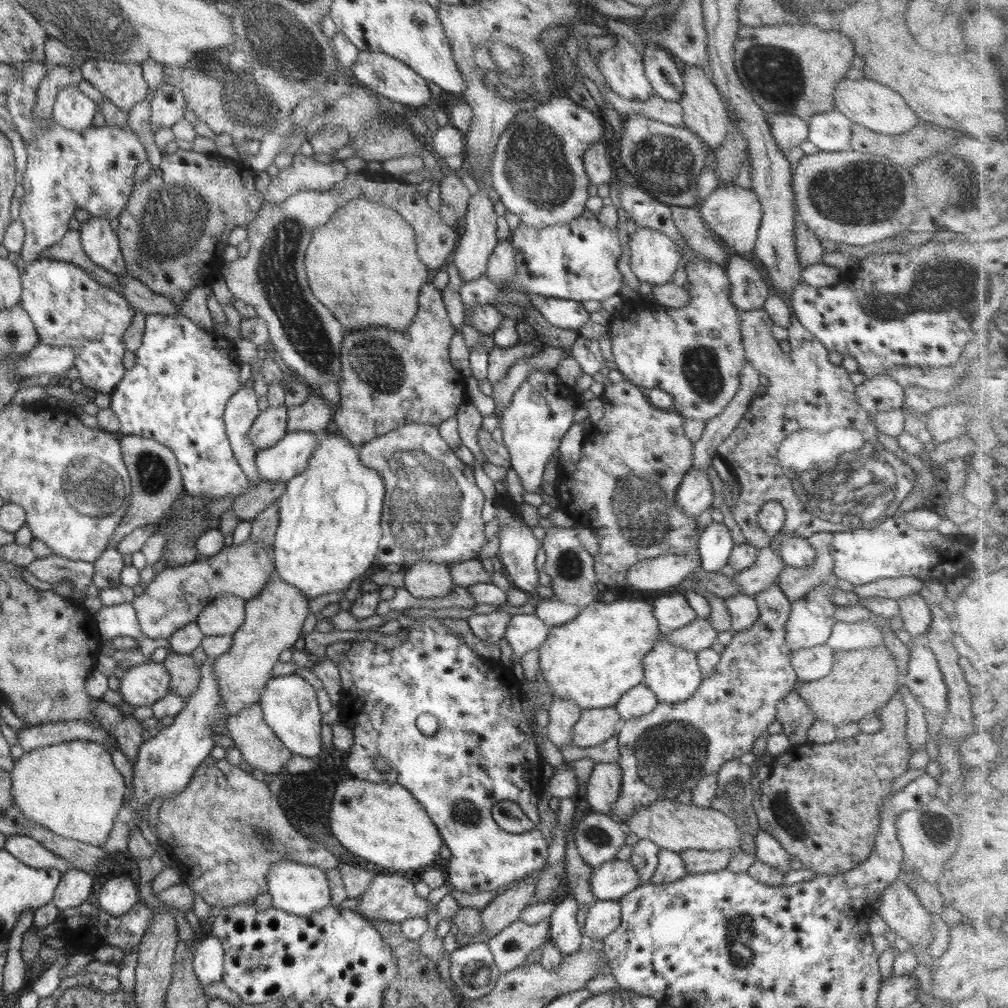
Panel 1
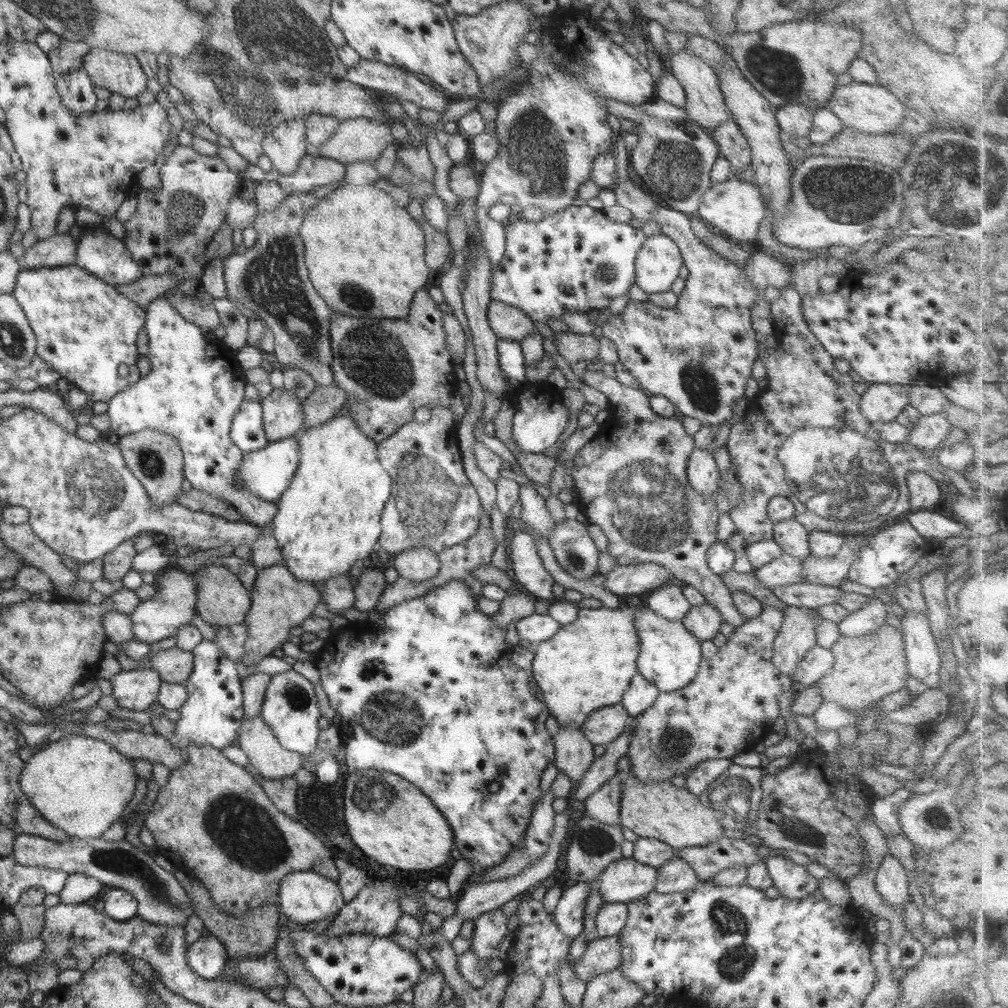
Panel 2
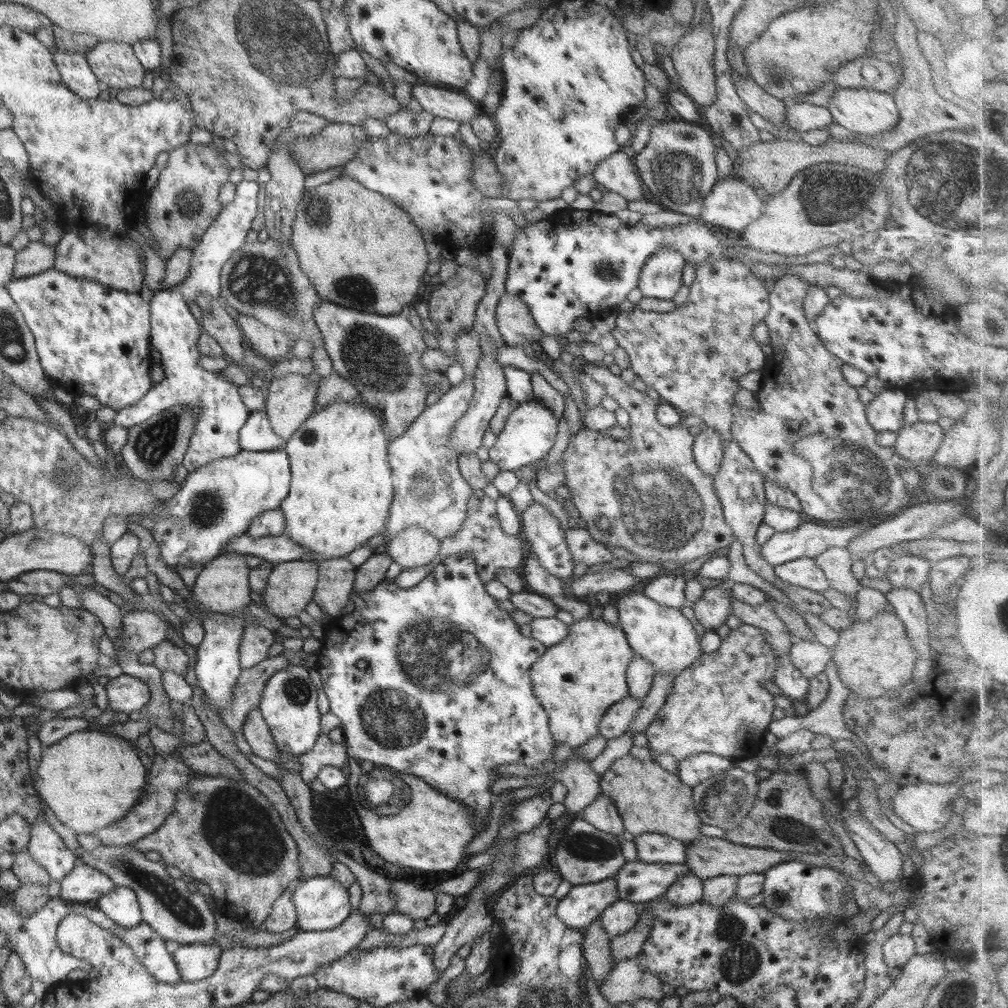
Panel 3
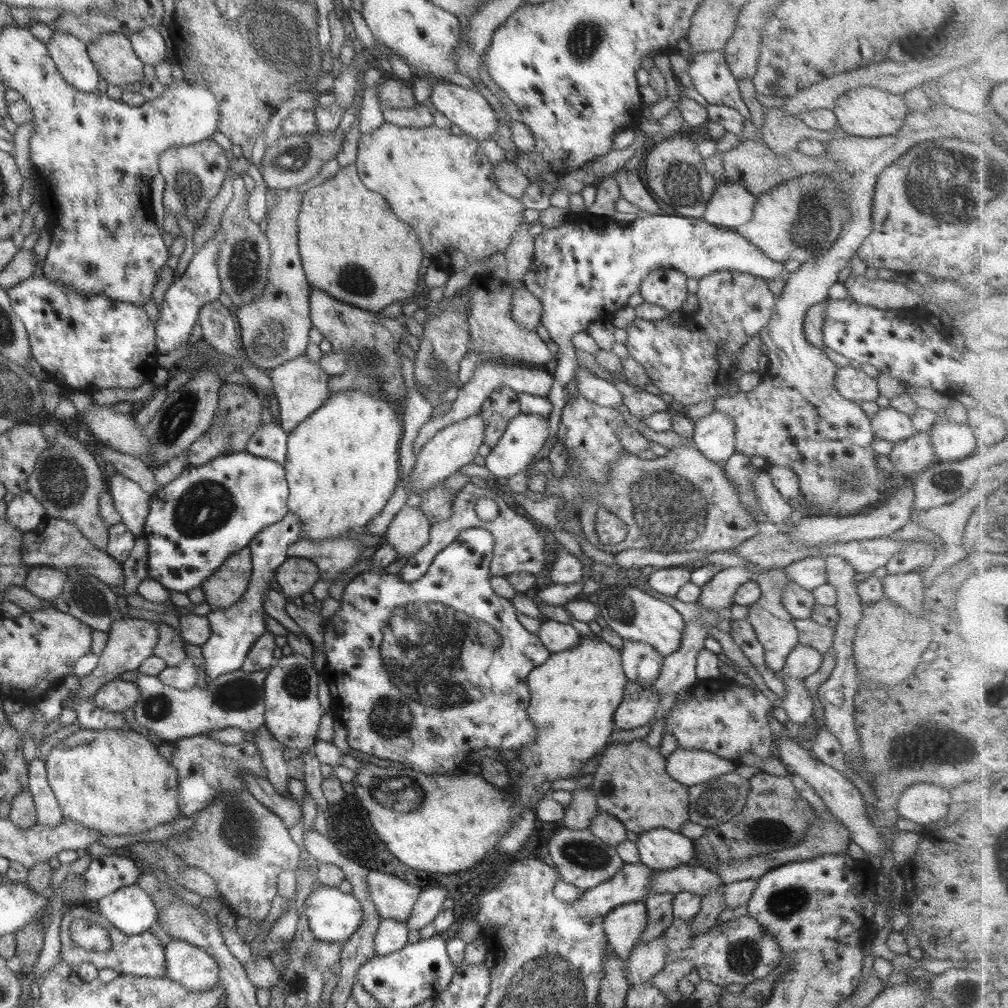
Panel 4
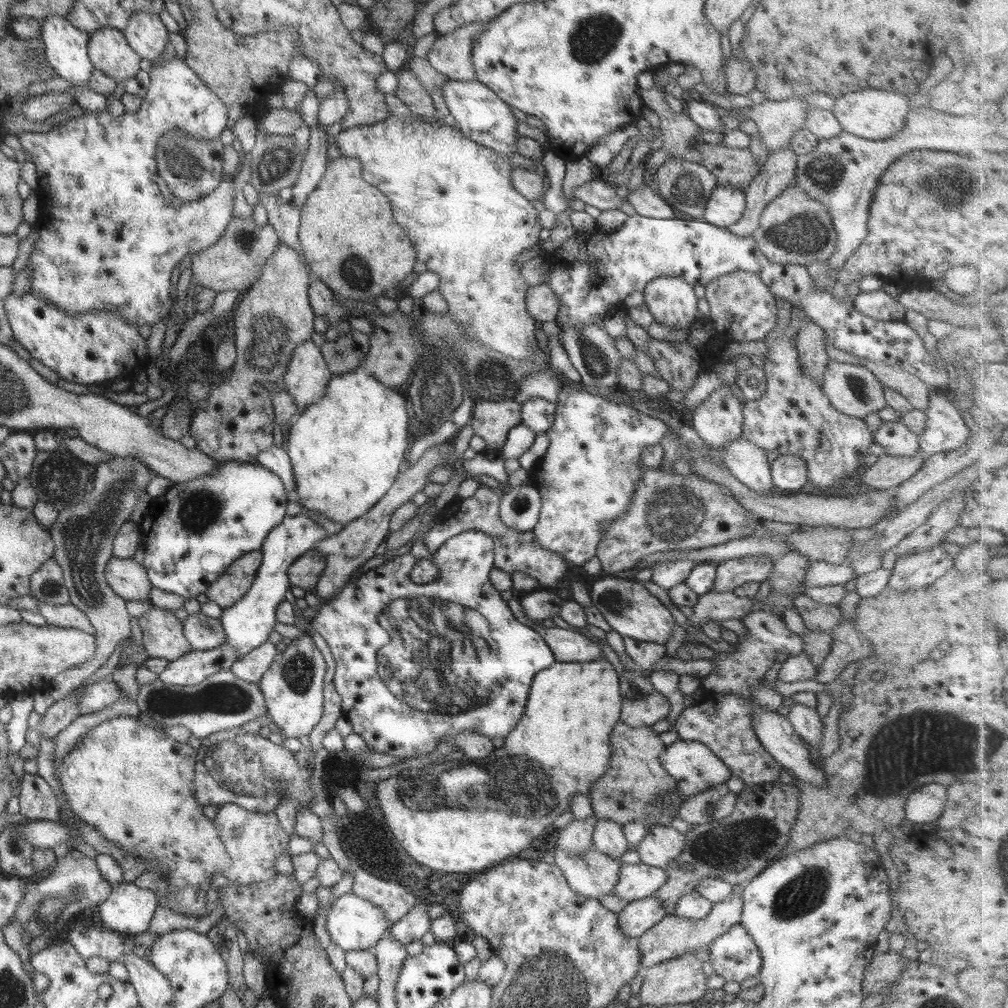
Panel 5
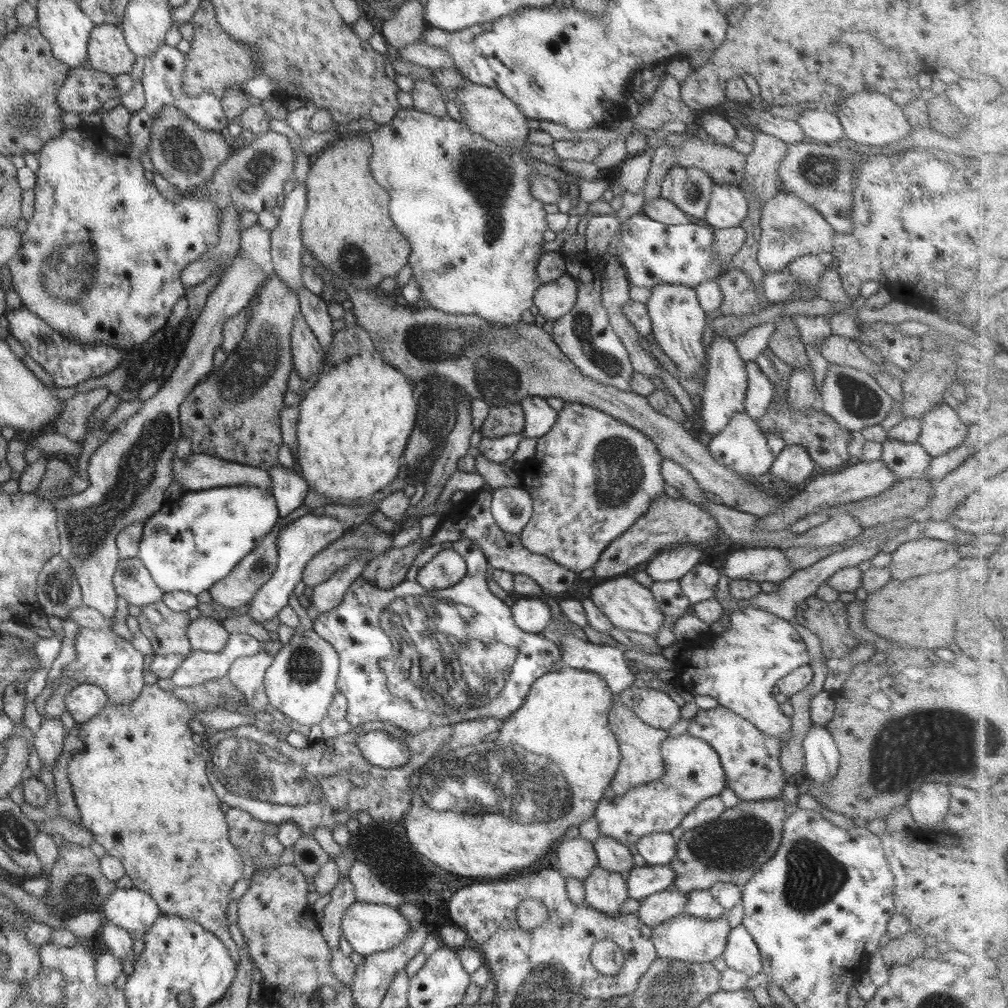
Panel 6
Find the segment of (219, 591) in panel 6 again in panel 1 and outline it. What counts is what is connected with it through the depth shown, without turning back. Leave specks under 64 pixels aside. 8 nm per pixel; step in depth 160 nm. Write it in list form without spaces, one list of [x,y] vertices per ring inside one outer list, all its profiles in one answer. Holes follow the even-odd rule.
[[[219,596],[202,609],[195,623],[204,637],[233,635],[243,625],[245,602],[237,596]]]

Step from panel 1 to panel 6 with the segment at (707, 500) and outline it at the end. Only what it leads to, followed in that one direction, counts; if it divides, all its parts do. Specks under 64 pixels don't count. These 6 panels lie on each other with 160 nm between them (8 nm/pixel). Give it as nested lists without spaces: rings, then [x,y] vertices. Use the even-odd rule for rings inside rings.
[[[713,337],[707,351],[706,382],[698,395],[697,410],[702,421],[701,429],[706,434],[718,435],[730,423],[732,416],[745,412],[744,402],[747,392],[746,362],[738,355],[738,349],[727,337]]]

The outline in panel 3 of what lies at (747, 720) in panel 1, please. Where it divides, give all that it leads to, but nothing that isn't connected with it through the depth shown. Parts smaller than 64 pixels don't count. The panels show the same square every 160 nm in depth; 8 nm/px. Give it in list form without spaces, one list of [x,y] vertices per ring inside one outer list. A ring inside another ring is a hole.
[[[740,624],[736,629],[732,629],[728,638],[722,640],[722,646],[712,653],[704,653],[697,663],[694,663],[690,668],[683,670],[680,674],[675,676],[672,683],[671,691],[666,695],[665,703],[662,708],[658,710],[656,718],[645,728],[644,736],[648,739],[647,747],[651,750],[651,759],[654,759],[659,754],[672,754],[676,760],[684,760],[689,756],[694,756],[700,753],[710,753],[716,756],[723,756],[724,758],[743,760],[747,758],[755,758],[760,755],[760,748],[763,744],[763,736],[768,730],[768,725],[773,721],[772,712],[774,712],[774,695],[772,695],[765,687],[766,680],[773,680],[776,670],[777,660],[770,648],[770,643],[766,640],[762,629],[756,628],[749,624]]]

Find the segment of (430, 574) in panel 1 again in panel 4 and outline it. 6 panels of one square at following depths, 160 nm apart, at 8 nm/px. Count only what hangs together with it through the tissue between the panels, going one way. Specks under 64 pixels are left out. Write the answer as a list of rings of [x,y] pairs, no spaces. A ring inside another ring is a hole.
[[[404,506],[392,522],[388,525],[384,534],[383,541],[388,542],[391,551],[396,552],[398,556],[409,556],[416,554],[430,538],[431,524],[427,516],[417,507]]]

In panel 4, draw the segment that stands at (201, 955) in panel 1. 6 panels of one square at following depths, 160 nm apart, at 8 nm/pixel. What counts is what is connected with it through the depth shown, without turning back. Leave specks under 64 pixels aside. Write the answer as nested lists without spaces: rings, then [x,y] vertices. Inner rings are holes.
[[[173,938],[165,947],[166,978],[182,988],[204,994],[220,985],[217,960],[185,940]]]

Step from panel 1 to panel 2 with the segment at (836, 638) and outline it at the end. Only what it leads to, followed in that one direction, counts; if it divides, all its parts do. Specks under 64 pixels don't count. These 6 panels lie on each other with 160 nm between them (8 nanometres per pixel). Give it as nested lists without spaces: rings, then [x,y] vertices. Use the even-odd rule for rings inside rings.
[[[871,597],[868,604],[865,604],[860,610],[851,612],[842,622],[839,622],[838,628],[841,636],[846,638],[864,636],[886,623],[889,615],[886,612],[886,605],[880,599]]]

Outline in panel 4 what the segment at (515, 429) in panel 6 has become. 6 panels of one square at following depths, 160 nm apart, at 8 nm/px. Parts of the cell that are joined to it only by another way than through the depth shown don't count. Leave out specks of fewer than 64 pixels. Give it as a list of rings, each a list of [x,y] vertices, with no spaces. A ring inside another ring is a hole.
[[[506,386],[494,390],[482,405],[480,414],[484,422],[484,444],[494,448],[510,420],[521,414],[518,394]]]

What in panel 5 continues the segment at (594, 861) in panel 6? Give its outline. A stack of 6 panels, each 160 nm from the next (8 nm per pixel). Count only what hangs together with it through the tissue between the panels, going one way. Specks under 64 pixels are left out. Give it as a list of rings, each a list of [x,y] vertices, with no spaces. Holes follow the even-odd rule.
[[[595,815],[585,819],[575,818],[570,824],[559,830],[555,848],[570,854],[570,856],[578,856],[578,854],[586,852],[586,848],[593,845],[596,821]]]

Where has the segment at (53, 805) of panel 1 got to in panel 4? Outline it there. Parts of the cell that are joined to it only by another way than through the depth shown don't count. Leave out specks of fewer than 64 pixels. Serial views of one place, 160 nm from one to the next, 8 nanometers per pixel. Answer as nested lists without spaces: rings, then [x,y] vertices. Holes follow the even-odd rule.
[[[81,728],[70,734],[45,756],[49,784],[61,805],[65,820],[100,831],[106,837],[136,835],[180,816],[177,768],[162,758],[142,733],[126,729],[94,730]]]

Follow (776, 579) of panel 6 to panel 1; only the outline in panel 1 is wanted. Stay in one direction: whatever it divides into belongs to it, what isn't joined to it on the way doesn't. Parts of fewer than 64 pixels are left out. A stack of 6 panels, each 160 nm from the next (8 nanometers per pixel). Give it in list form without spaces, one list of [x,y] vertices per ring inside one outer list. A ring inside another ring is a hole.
[[[697,617],[688,626],[667,632],[666,639],[672,640],[674,645],[682,649],[697,653],[706,648],[711,648],[712,644],[717,641],[717,633],[707,618]]]

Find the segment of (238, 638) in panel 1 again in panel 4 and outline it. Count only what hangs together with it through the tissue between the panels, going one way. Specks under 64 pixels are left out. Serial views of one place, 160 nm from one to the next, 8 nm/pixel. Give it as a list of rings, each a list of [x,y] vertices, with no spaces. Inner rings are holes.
[[[287,558],[275,570],[276,582],[287,600],[311,592],[312,586],[321,578],[321,570],[307,558]]]

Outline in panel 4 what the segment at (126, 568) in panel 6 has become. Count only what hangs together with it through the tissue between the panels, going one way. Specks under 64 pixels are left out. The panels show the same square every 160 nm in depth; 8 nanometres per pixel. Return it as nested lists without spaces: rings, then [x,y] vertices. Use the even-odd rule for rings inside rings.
[[[48,516],[42,528],[34,529],[24,533],[24,561],[29,568],[38,566],[48,566],[68,572],[71,568],[81,568],[90,576],[95,576],[98,580],[105,581],[107,585],[122,592],[124,577],[122,574],[122,563],[116,560],[109,553],[96,548],[81,533],[81,529],[69,520],[57,519]]]

